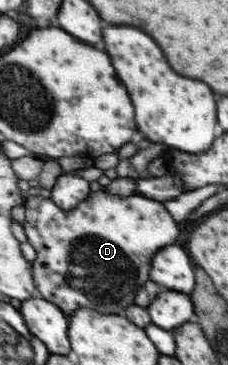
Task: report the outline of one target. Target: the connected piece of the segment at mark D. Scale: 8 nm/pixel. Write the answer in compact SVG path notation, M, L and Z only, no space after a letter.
M106 188L93 192L88 200L74 210L58 206L53 197L29 195L24 204L26 218L23 226L29 242L38 252L33 262L37 285L45 300L60 304L69 317L80 308L96 308L106 314L124 314L128 306L134 304L136 292L146 280L150 280L150 262L160 248L176 242L180 230L172 220L170 212L164 208L162 201L134 194L121 197L110 194Z

